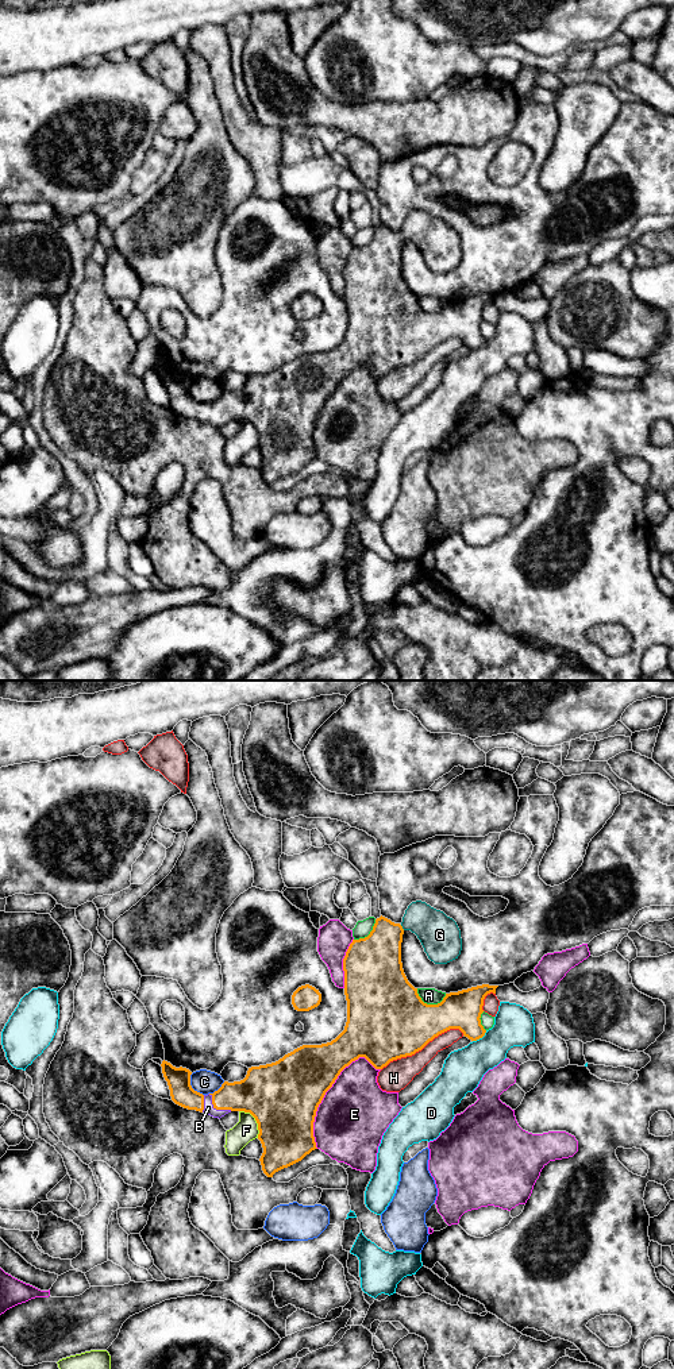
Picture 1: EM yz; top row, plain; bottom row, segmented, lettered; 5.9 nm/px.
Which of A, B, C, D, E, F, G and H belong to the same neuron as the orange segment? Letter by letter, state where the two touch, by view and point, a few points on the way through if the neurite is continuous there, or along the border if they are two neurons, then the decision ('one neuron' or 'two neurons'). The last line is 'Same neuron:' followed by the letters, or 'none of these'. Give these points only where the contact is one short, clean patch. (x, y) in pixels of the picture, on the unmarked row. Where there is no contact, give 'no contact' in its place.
A: meets orange in yz at (428, 313); two neurons
B: meets orange in yz at (216, 417); runs through yz (255, 403), (230, 405), (216, 417), (208, 416); one neuron
C: meets orange in yz at (191, 394); two neurons
D: meets orange in yz at (480, 346); border along yz (486, 339), (473, 350); two neurons
E: meets orange in yz at (322, 408); two neurons
F: meets orange in yz at (255, 428); two neurons
G: meets orange in yz at (401, 236); runs through yz (376, 269), (381, 257), (401, 236), (430, 234), (439, 243); one neuron
H: meets orange in yz at (422, 357); two neurons
Same neuron: B, G

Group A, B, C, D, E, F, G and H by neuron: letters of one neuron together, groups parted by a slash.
A / B G / C / D / E / F / H

